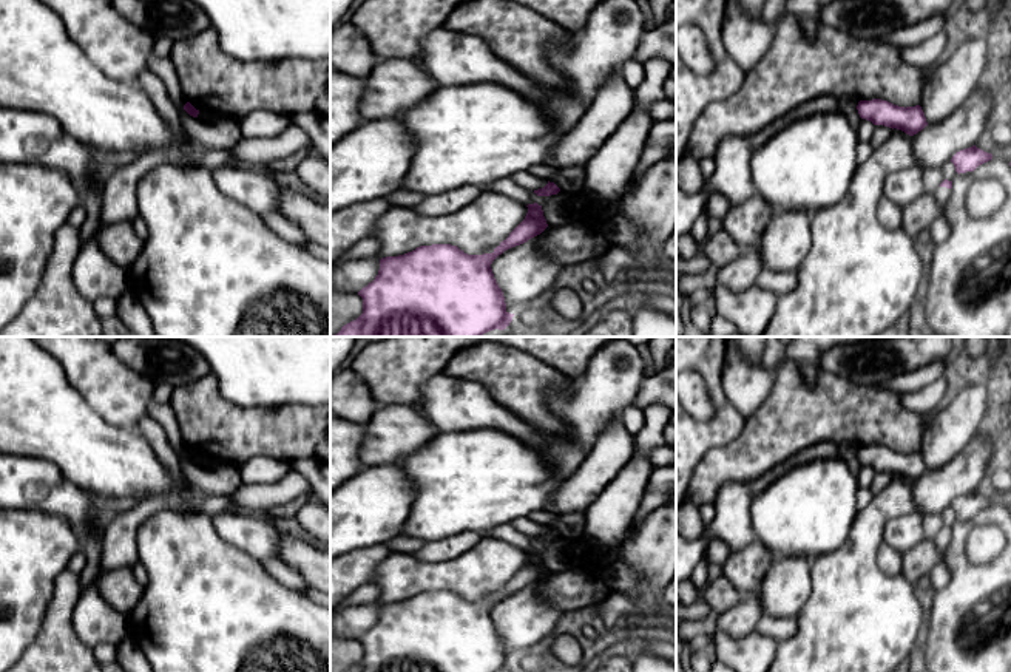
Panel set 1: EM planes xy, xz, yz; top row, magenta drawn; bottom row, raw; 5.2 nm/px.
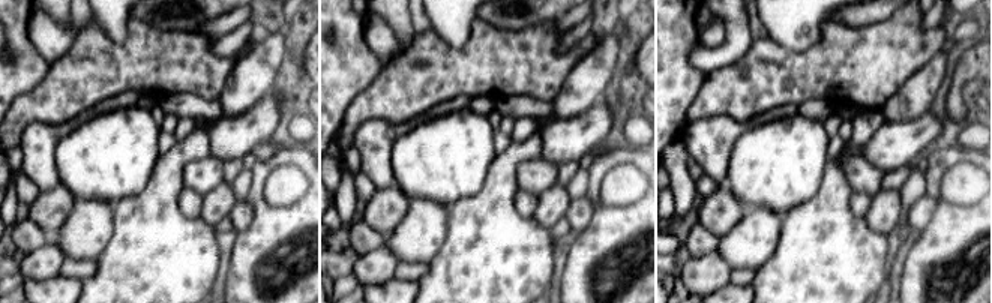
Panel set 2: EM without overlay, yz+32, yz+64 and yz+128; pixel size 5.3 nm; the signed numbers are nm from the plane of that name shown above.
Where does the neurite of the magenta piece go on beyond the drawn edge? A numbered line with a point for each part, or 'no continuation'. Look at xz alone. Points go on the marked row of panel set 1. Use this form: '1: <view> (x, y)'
no continuation

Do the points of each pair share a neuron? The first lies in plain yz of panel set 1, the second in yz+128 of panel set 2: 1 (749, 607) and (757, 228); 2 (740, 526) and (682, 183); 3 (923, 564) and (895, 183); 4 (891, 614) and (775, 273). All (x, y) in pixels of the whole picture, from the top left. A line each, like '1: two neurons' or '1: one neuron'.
1: two neurons
2: two neurons
3: two neurons
4: one neuron

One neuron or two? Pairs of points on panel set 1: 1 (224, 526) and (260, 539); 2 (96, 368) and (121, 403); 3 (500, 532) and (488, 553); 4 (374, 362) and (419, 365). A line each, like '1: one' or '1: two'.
1: one
2: one
3: two
4: one

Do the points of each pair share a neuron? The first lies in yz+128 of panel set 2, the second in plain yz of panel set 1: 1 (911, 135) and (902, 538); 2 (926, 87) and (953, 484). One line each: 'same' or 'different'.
1: different
2: different

